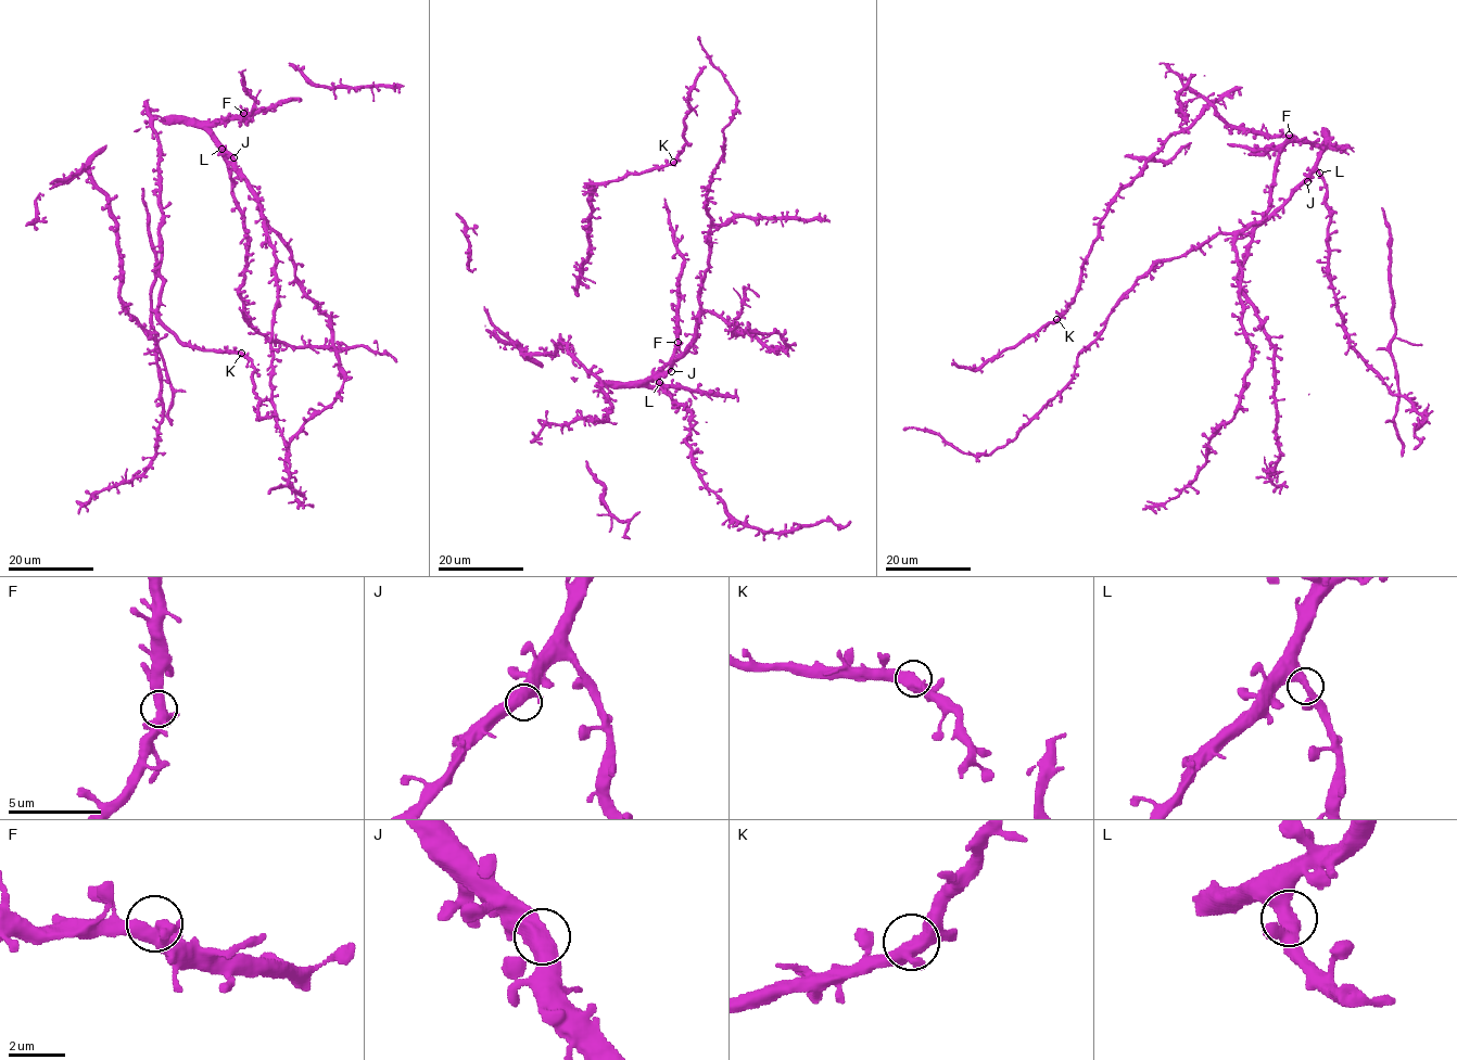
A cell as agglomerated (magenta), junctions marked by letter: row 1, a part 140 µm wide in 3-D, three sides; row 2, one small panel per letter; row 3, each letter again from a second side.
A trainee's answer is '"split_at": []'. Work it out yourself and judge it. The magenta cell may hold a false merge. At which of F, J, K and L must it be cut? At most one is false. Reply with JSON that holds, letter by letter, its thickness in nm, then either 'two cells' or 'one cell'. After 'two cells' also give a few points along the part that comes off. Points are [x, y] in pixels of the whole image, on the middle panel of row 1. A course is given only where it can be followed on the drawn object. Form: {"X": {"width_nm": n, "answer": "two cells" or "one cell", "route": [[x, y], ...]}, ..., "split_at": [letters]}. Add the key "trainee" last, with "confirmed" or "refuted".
{"F": {"width_nm": 480, "answer": "one cell"}, "J": {"width_nm": 550, "answer": "one cell"}, "K": {"width_nm": 550, "answer": "one cell"}, "L": {"width_nm": 480, "answer": "two cells", "route": [[659, 382], [673, 404], [689, 412], [685, 441], [691, 463], [736, 520], [789, 533], [849, 521]]}, "split_at": ["L"], "trainee": "refuted"}

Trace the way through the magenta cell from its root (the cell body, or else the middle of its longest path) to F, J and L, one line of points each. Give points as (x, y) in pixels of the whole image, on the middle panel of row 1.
F: (687, 349), (673, 367), (648, 381), (670, 360), (678, 342)
J: (687, 349), (671, 371)
L: (687, 349), (659, 377), (659, 382)

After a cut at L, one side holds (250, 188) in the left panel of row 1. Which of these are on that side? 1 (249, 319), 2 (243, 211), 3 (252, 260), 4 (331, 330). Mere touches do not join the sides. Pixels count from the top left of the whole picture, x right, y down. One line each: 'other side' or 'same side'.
1: other side
2: other side
3: other side
4: same side

